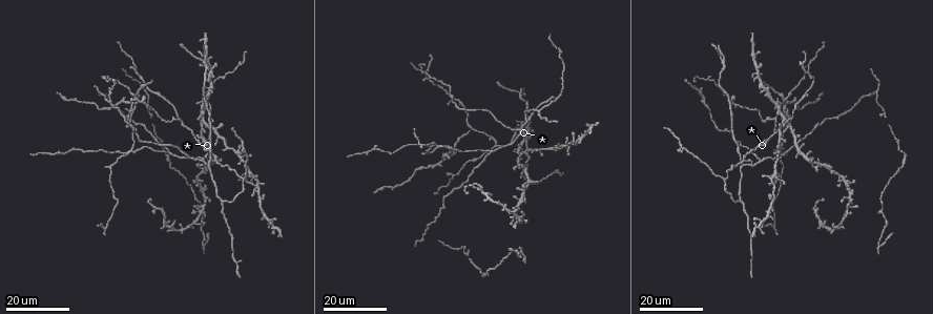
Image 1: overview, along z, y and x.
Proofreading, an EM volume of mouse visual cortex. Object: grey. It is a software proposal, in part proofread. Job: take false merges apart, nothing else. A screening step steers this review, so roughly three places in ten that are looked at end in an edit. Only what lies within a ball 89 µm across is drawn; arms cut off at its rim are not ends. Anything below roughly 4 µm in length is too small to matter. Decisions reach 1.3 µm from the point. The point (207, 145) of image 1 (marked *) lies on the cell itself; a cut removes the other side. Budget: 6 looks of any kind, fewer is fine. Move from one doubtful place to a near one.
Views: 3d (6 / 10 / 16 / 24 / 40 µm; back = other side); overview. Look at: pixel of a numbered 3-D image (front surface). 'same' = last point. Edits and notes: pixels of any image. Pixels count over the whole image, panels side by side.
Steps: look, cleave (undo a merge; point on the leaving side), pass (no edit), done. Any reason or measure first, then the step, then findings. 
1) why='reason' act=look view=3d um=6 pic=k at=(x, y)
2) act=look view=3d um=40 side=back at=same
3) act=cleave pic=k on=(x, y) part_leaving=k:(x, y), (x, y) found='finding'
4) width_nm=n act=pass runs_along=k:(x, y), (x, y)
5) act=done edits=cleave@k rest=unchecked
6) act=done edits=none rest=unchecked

act=look view=3d um=24 pic=1 at=(205, 147)

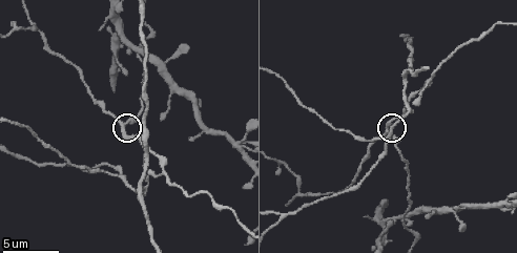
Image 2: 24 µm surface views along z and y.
act=look view=3d um=10 pic=2 at=(123, 124)

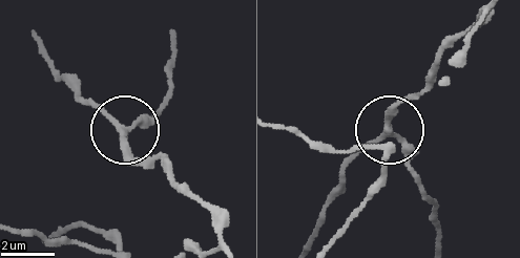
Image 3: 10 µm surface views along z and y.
side_arm_um=63 arms=3 act=pass found='all the same cell'

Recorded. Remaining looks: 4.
why='branch point' act=look view=3d um=24 pic=1 at=(449, 148)

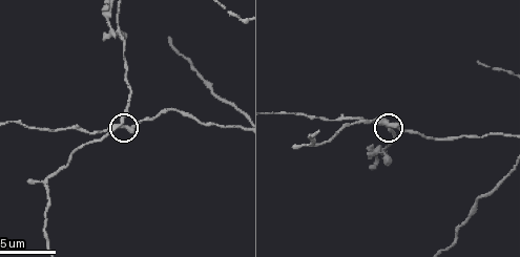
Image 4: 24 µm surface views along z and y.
act=look view=3d um=10 pic=4 at=(117, 126)

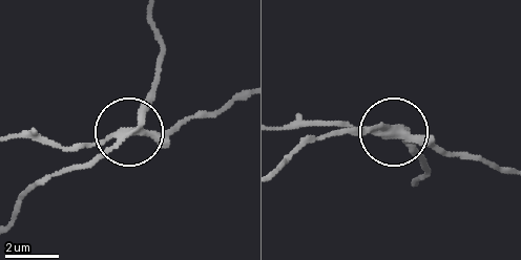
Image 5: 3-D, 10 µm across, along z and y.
width_nm=260 act=cleave pic=5 on=(144, 103) found='two cells meet here'

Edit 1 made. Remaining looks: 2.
why='three-way junction' act=look view=3d um=16 pic=1 at=(242, 181)

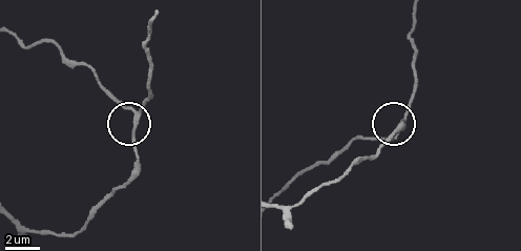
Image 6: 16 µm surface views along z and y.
act=look view=3d um=10 pic=6 at=(137, 122)

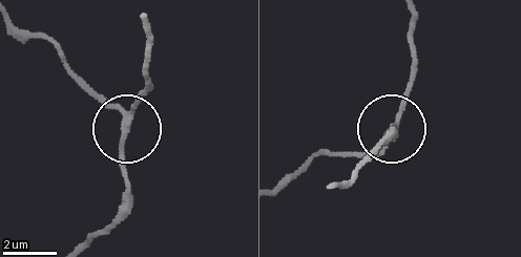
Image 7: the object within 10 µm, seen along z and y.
side_arm_um=29 act=pass runs_along=7:(13, 22), (46, 42), (125, 126), (146, 91) found='one cell here'

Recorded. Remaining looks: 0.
act=done edits=cleave@5 rest=unchecked

